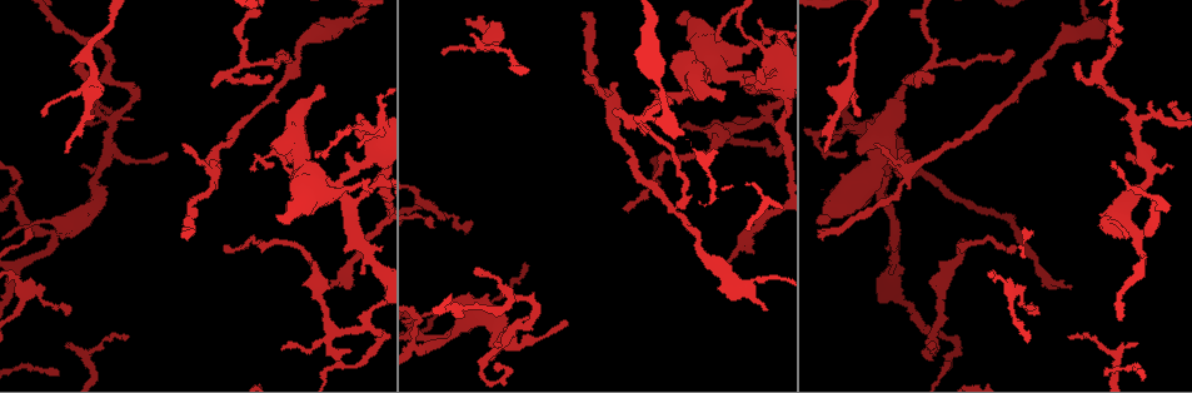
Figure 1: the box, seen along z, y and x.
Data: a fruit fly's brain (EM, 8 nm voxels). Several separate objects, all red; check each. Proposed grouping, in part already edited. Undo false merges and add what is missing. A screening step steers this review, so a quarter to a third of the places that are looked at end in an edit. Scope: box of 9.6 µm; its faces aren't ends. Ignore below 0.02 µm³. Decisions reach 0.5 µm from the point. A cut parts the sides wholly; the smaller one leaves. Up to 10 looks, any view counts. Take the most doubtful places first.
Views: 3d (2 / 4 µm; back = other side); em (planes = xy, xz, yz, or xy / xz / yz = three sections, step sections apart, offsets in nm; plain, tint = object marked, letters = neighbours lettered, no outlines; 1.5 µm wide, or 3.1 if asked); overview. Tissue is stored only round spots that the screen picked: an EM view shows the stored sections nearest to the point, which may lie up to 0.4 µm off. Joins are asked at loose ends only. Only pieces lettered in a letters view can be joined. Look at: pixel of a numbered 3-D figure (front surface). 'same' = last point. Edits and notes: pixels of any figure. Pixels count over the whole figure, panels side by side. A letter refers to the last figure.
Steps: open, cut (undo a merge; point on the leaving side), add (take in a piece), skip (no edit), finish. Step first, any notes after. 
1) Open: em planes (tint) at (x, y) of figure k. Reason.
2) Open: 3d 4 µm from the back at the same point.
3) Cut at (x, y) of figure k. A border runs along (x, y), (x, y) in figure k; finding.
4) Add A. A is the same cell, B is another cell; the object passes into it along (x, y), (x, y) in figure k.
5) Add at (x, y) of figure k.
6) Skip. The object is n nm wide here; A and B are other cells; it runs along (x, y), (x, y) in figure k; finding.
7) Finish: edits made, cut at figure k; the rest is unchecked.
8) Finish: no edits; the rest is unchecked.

Open: 3d 2 µm from the back at (367, 19) of figure 1. Tapers out.

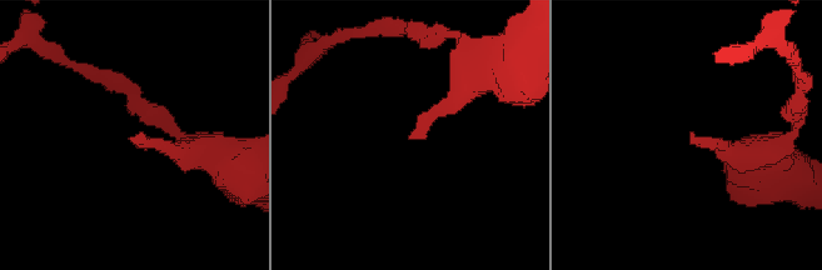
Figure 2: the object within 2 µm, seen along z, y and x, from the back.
Open: em planes (letters) at (693, 141) of figure 2. Shape alone is not enough.

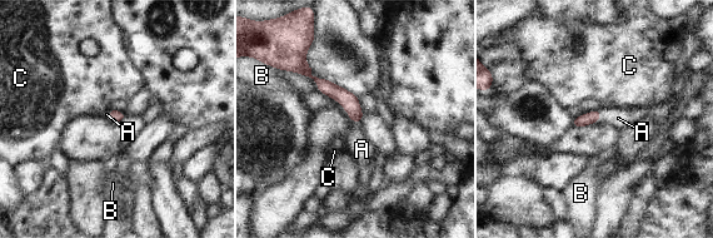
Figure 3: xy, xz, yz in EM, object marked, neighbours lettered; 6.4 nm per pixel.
Add A. A is the same cell, B and C are other cells; the object passes into it along (347, 99), (348, 114), (362, 149) in figure 3; the cell continues.

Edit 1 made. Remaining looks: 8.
Open: overview.

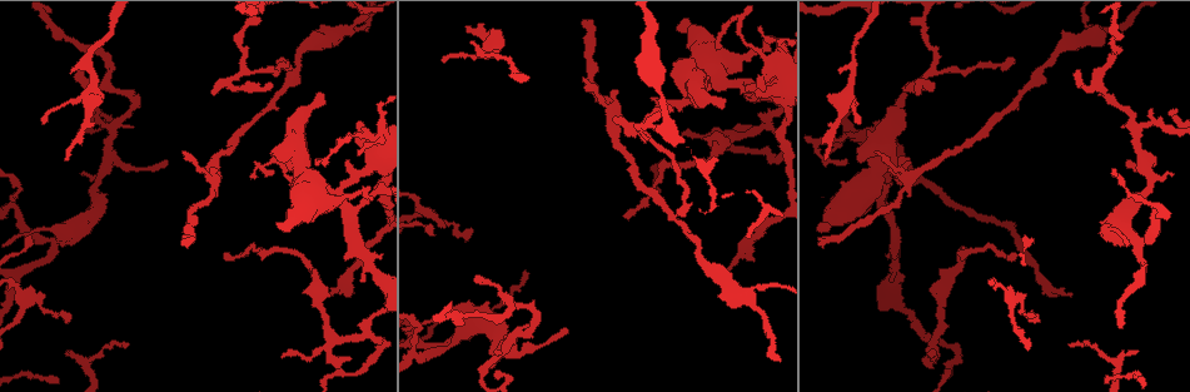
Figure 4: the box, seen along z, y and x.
Open: 3d 4 µm at (1135, 349) of figure 4. Tapers out.

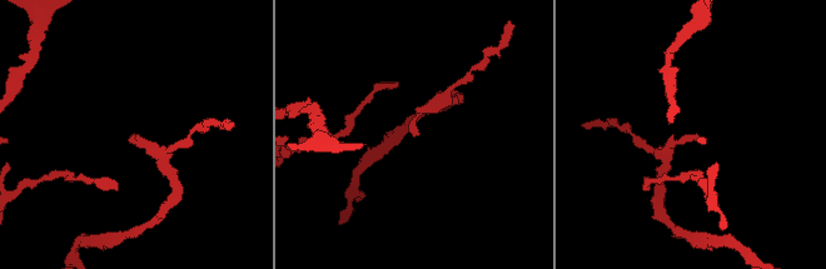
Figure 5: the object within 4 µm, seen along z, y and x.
Open: em planes (letters) at (696, 137) of figure 5. Now the EM.

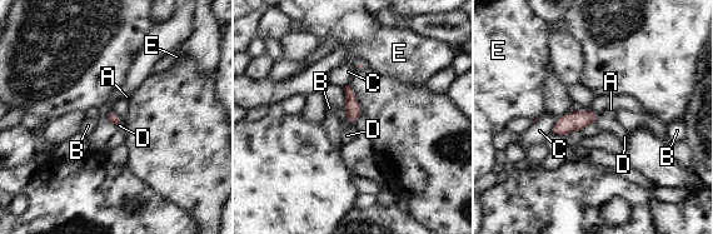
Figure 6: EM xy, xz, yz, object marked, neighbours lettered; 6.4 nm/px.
Skip. The object is 80 nm wide here; A, B, C, D and E are other cells; a border runs along (599, 114), (594, 123) in figure 6; none of them fits.

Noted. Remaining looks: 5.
Open: 3d 4 µm at (289, 165) of figure 4. Thick turns thin.

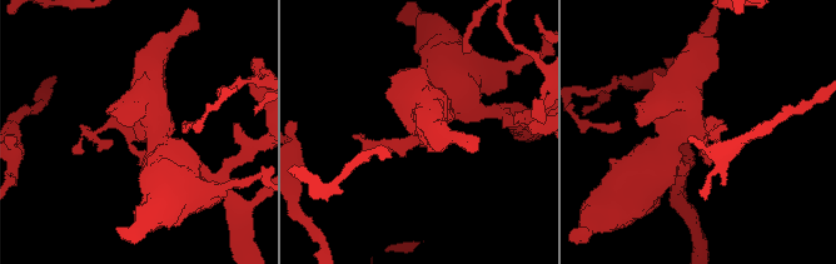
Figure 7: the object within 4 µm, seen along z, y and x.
Open: em 3.1 µm planes (letters) at (140, 132) of figure 7. Need the tissue.

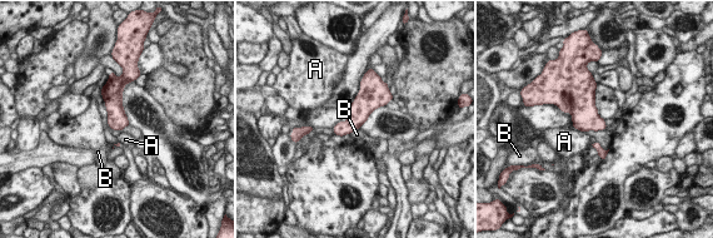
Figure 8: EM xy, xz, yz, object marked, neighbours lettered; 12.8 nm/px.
Skip. The longest contact is with A, 190 nm; A and B are other cells; a border runs along (572, 125), (584, 132) in figure 8; one cell here.

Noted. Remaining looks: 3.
Open: 3d 4 µm at (465, 27) of figure 4. Tapers out.

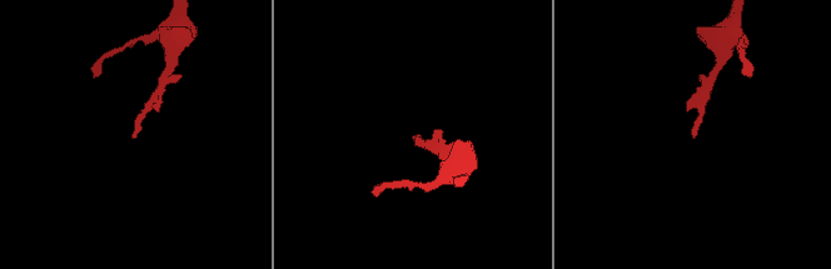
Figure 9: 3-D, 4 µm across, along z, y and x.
Open: em xy step 8 (letters) at (413, 135) of figure 9.

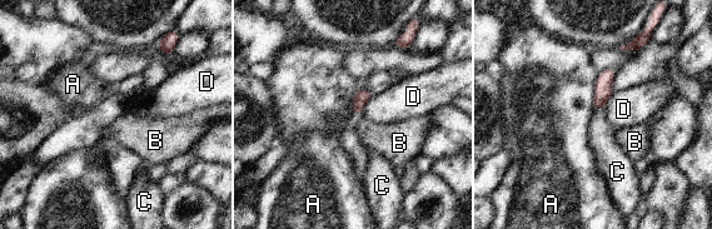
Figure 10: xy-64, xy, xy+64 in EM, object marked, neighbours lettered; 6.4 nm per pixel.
Skip. The longest contact is with A, 240 nm; A, B, C and D are other cells; a border runs along (597, 74), (592, 110) in figure 10; no lettered piece goes on from it.

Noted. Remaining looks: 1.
Finish: edits made, add at figure 3; the rest is unchecked.

